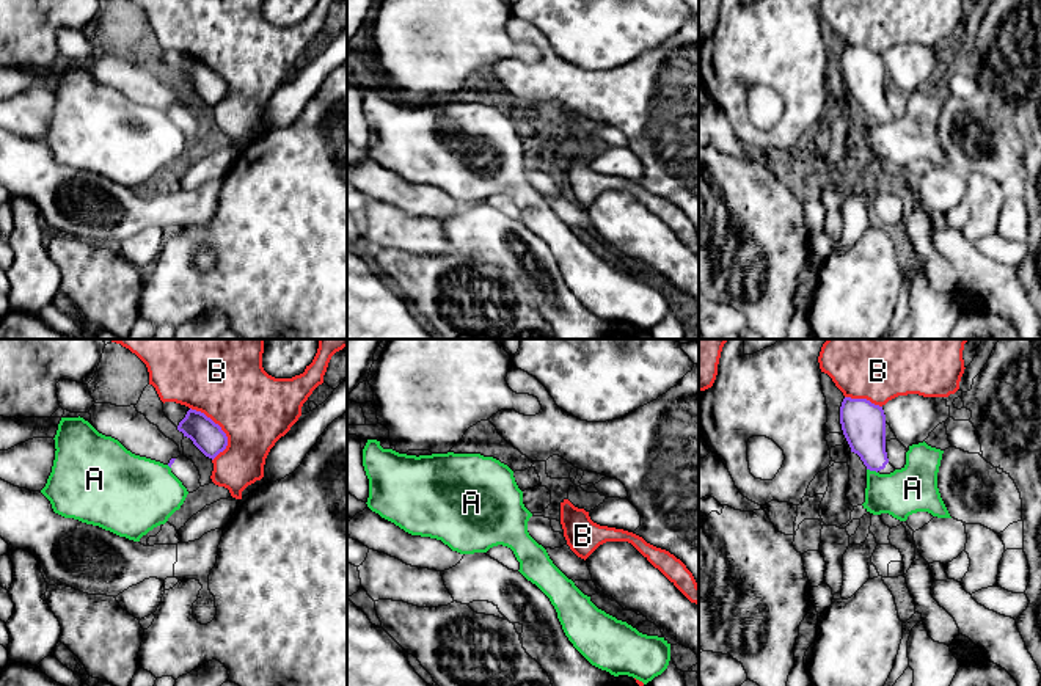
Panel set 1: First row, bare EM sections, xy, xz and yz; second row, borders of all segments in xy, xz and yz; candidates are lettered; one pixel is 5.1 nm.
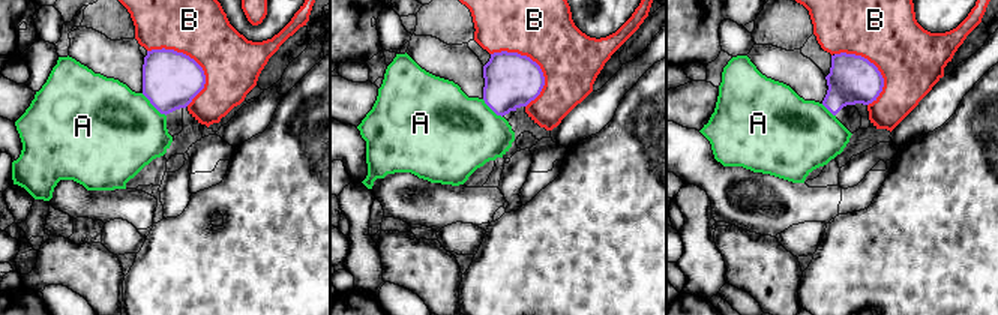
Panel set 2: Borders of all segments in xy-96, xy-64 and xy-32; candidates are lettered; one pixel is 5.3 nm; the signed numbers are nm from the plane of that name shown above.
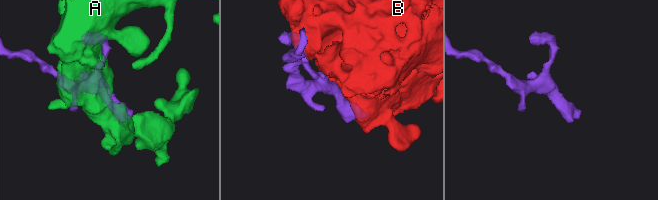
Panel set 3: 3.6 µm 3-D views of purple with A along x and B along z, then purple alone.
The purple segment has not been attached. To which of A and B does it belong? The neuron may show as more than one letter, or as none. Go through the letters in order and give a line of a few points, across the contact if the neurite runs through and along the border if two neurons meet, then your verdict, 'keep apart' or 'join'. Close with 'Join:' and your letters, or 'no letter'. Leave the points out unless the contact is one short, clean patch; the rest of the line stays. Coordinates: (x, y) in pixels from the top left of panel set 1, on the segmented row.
A: keep apart
B: keep apart
Join: no letter

